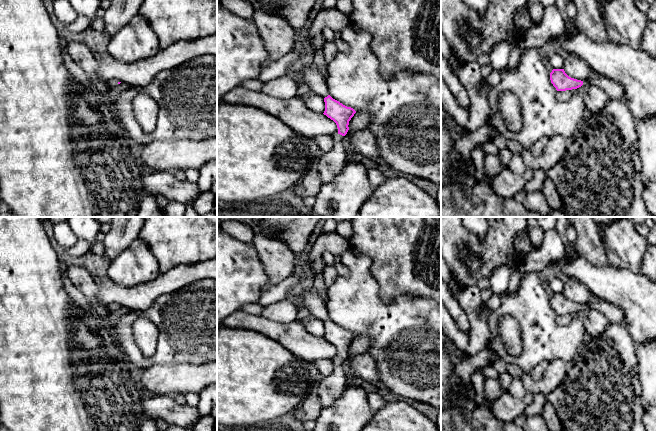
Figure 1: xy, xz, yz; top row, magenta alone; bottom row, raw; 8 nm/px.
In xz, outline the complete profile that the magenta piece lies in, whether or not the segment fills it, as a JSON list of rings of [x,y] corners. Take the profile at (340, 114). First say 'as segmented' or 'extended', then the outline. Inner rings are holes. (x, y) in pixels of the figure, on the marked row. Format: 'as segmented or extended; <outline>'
extended; [[[330,95],[324,98],[324,102],[325,111],[323,114],[333,120],[338,128],[338,133],[334,136],[334,147],[326,153],[321,153],[315,164],[315,169],[319,172],[322,183],[327,184],[341,172],[347,160],[342,137],[347,134],[349,121],[356,111],[333,99]]]

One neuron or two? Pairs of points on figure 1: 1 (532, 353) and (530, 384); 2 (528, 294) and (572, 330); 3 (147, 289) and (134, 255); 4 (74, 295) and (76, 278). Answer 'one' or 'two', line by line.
1: two
2: one
3: two
4: two

